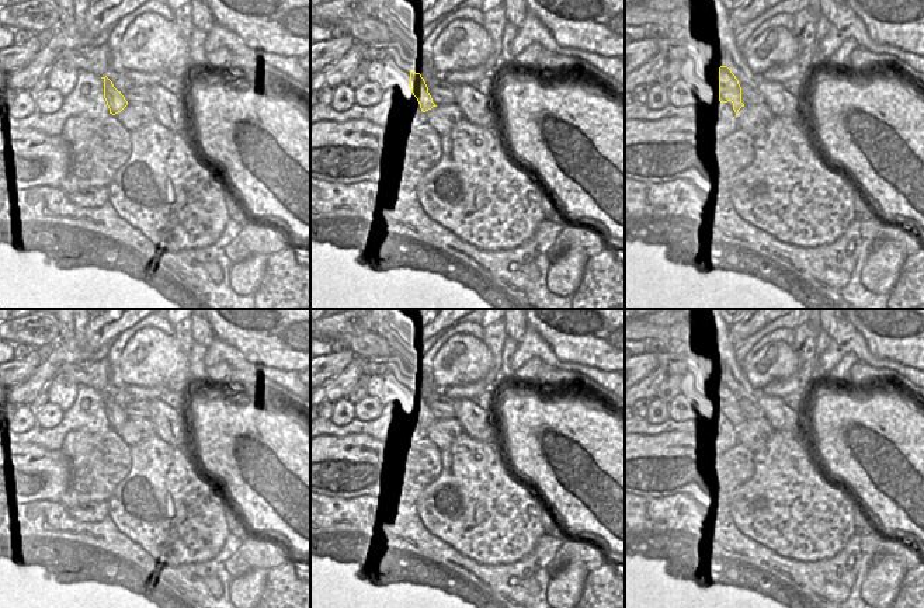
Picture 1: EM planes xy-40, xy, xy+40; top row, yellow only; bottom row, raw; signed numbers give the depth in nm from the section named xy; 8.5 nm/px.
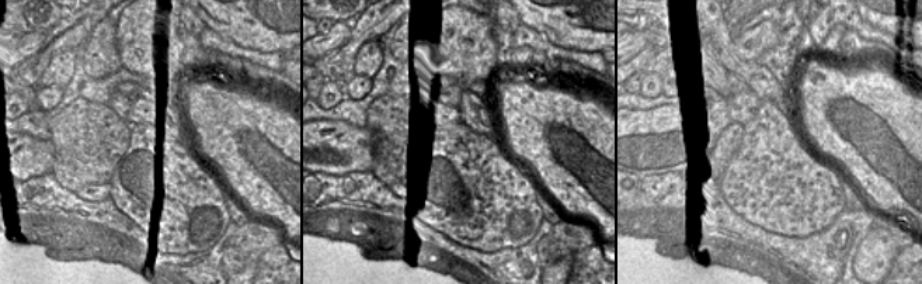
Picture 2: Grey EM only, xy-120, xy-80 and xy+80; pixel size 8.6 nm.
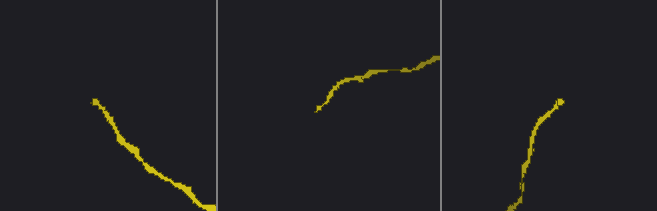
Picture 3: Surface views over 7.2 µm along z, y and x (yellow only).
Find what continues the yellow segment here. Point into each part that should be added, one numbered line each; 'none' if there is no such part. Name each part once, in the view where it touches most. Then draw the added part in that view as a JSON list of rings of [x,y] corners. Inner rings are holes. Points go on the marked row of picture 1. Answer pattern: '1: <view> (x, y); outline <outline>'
1: xy-40 (164, 107); outline [[[161,86],[149,88],[147,105],[129,103],[115,117],[129,133],[153,121],[176,133],[185,132],[185,114],[183,111],[181,95],[176,95]]]
2: xy (423, 63); outline [[[404,24],[404,51],[411,51],[416,60],[411,66],[406,66],[404,72],[420,73],[424,79],[428,93],[434,86],[449,86],[444,76],[434,69],[433,53],[427,53],[421,48],[423,32],[414,31],[410,25]]]

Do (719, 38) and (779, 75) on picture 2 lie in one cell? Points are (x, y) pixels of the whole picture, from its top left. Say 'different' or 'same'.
different

